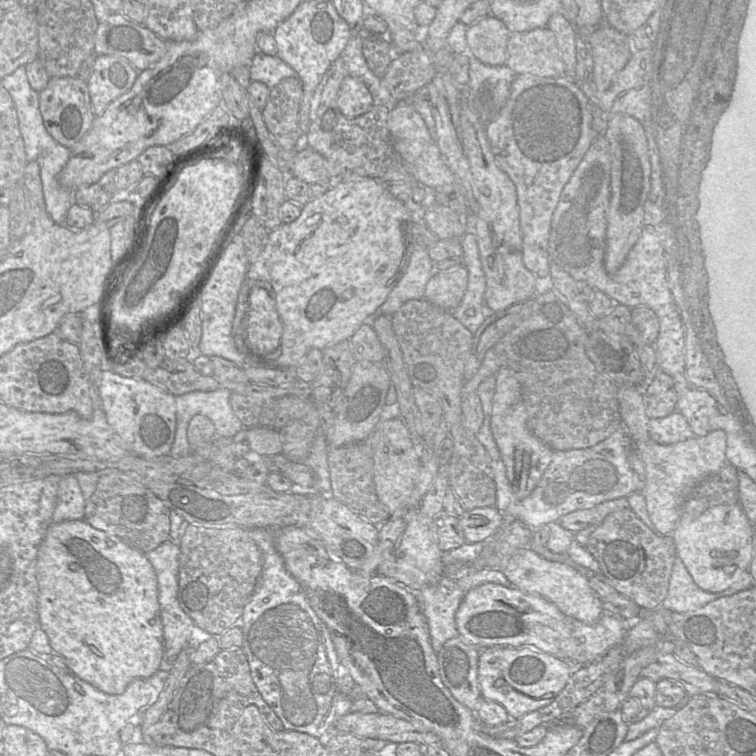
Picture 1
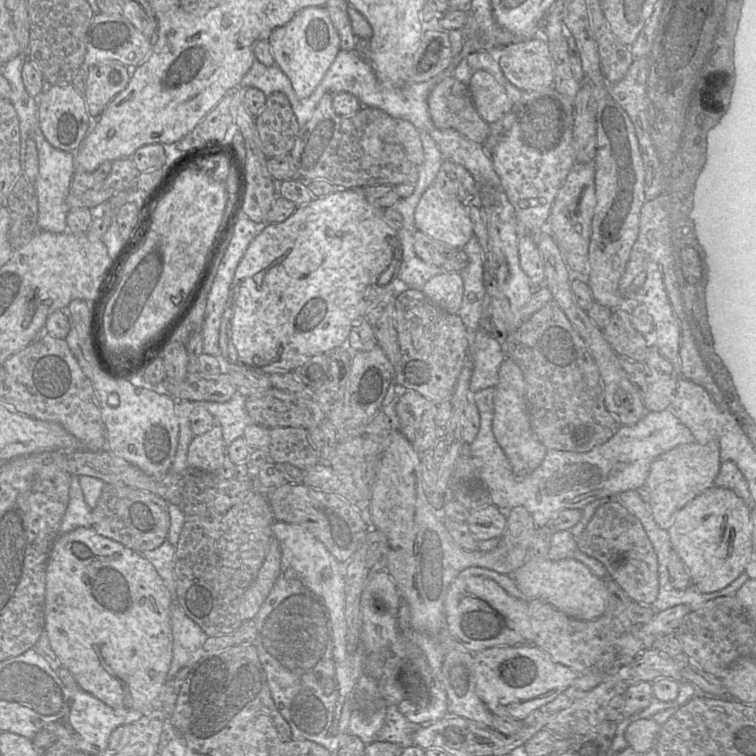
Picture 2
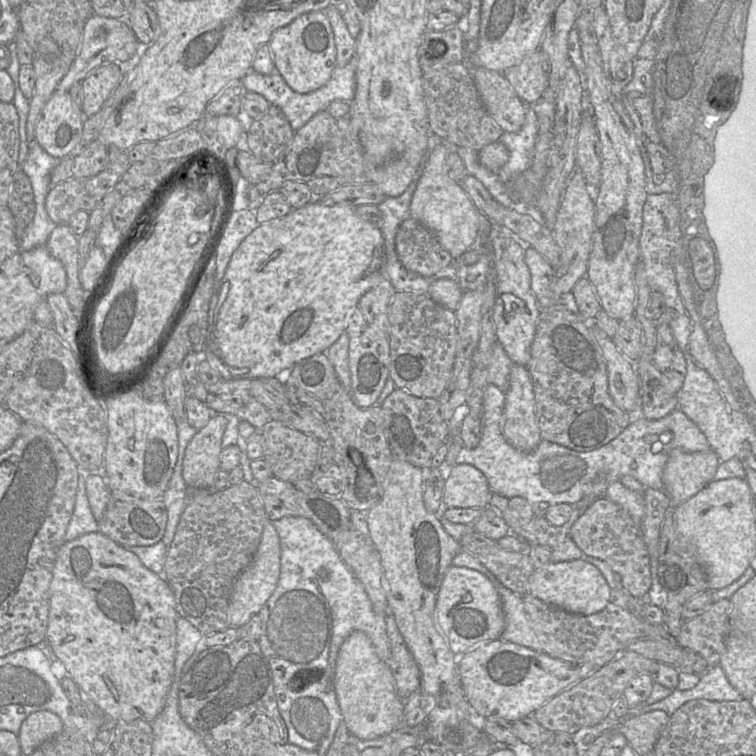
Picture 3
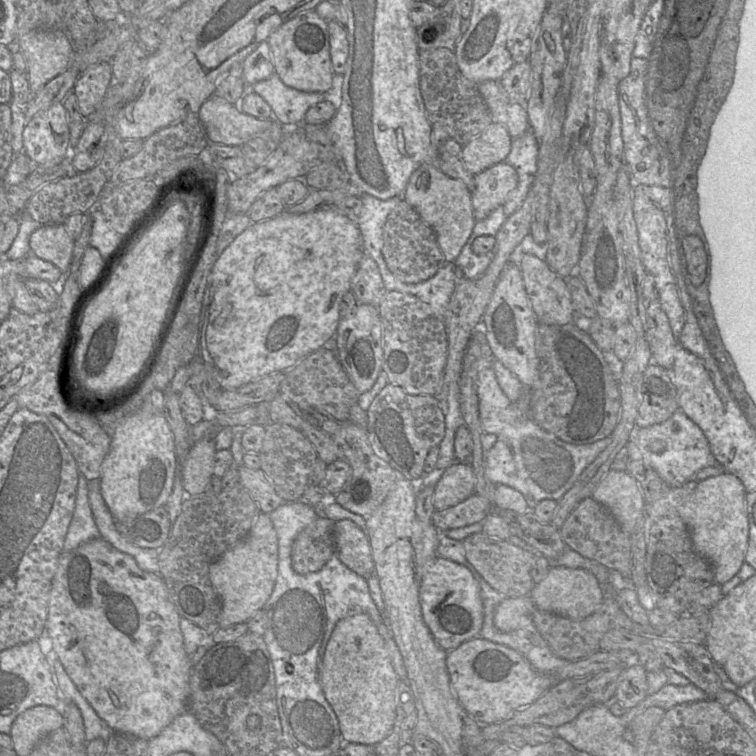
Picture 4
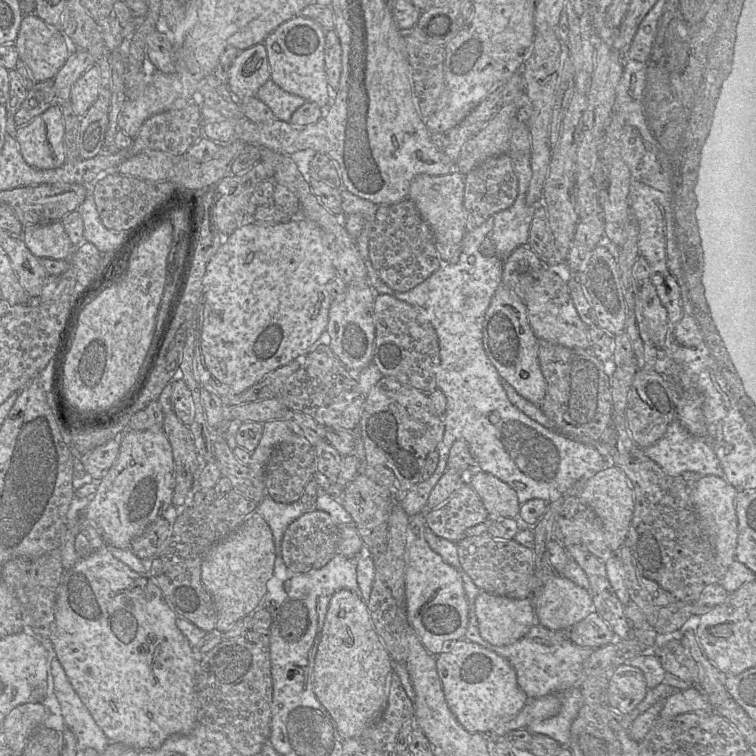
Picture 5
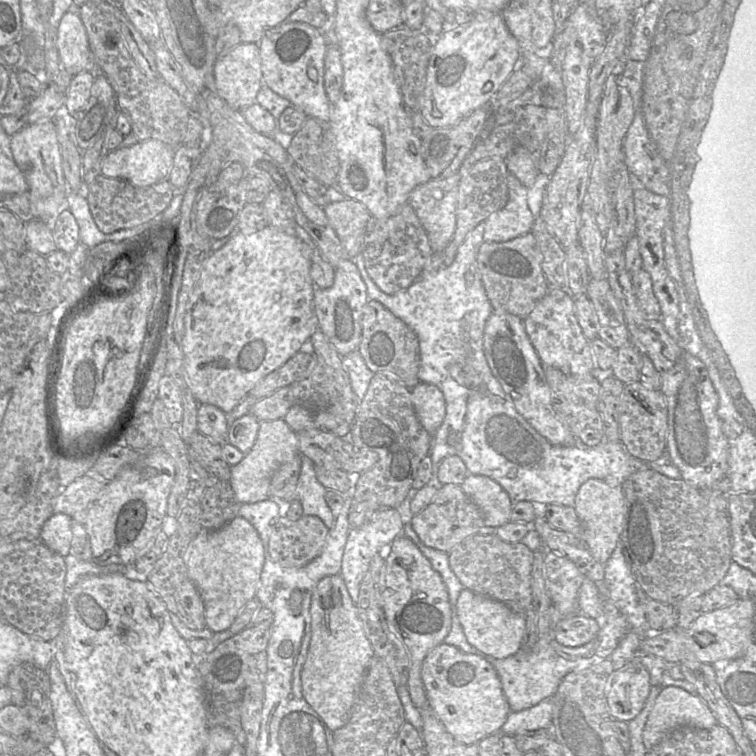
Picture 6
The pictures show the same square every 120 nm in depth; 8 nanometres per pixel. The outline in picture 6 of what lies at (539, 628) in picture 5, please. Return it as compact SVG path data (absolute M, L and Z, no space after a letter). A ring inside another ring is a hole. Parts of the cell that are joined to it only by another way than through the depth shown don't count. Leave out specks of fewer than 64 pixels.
M410 523L404 526L402 534L409 538L429 560L433 569L440 574L447 589L451 606L451 629L443 643L455 646L465 653L478 655L494 666L500 678L502 690L511 712L518 712L530 708L543 699L553 696L561 680L569 672L585 668L602 659L609 658L621 638L630 631L627 619L619 612L613 611L609 612L601 621L601 627L596 637L584 645L578 647L564 646L558 643L552 634L543 635L531 649L523 649L521 647L511 656L496 659L472 646L465 637L457 616L457 600L464 586L450 568L448 553L424 545Z

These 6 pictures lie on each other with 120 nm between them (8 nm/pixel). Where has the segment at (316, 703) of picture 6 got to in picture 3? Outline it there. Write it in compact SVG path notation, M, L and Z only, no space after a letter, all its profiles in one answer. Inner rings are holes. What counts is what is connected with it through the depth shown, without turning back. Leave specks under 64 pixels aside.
M362 631L352 632L342 643L336 660L333 688L342 721L349 733L361 740L372 740L389 734L403 721L403 703L397 693L389 664L377 656L369 637Z

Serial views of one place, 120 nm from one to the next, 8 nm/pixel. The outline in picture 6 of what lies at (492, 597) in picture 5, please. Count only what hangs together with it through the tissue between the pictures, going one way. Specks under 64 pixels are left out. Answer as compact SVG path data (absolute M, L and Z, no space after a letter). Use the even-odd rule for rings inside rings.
M463 588L457 600L457 616L467 641L485 654L502 659L515 654L522 647L525 615L512 611L502 602Z

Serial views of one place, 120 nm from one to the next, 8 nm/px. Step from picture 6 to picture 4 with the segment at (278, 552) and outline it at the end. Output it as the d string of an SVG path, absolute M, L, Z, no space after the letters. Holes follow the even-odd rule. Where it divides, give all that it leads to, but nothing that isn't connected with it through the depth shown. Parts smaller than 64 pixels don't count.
M318 515L293 541L292 568L301 575L317 572L334 554L334 522L324 515Z

